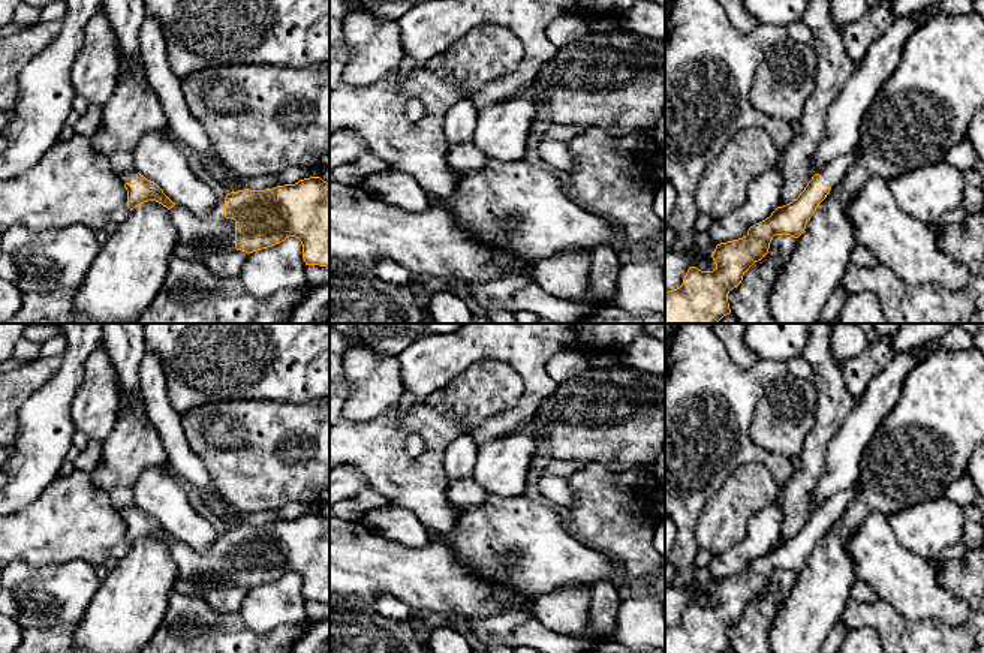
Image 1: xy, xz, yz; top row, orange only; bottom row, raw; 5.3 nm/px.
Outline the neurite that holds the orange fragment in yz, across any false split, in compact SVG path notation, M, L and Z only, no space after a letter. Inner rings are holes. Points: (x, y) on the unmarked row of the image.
M858 482L822 502L792 538L749 563L747 571L716 581L713 607L690 602L680 623L665 628L665 653L723 653L731 649L728 629L744 608L761 596L774 571L798 574L819 539L837 521L858 493Z

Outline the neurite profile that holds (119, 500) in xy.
M102 324L102 343L127 391L115 428L102 442L93 481L108 493L118 514L136 505L133 487L141 472L166 461L166 452L154 425L148 421L139 385L139 367L147 352L142 324Z

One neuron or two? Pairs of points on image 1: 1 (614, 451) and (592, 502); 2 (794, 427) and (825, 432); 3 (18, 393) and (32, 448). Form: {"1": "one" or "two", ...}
{"1": "two", "2": "two", "3": "two"}

